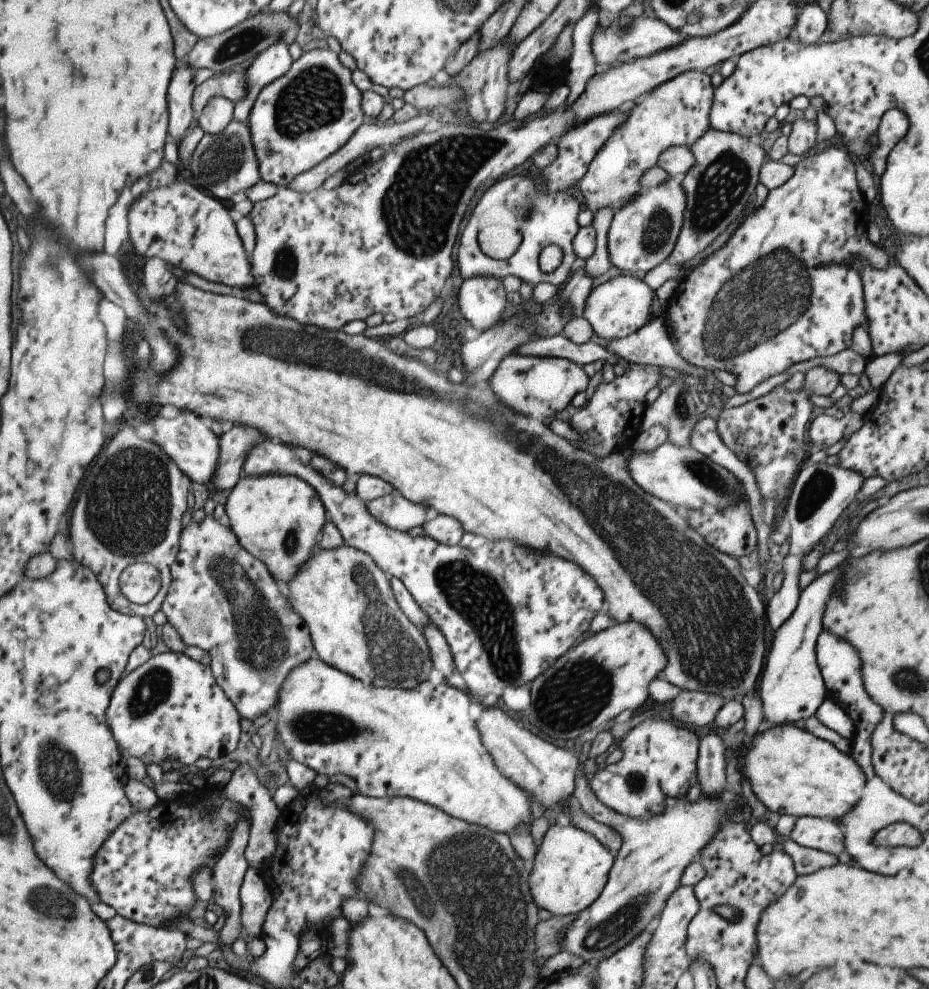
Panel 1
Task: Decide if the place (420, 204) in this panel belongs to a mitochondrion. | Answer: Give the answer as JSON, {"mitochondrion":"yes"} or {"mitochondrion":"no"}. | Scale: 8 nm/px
{"mitochondrion":"yes"}

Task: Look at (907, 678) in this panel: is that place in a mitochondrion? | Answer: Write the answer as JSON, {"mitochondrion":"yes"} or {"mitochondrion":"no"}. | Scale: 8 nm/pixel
{"mitochondrion":"yes"}

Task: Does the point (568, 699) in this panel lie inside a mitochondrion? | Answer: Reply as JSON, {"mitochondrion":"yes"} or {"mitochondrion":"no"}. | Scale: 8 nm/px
{"mitochondrion":"yes"}

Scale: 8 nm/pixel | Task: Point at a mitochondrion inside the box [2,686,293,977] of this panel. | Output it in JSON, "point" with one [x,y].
{"point":[61,774]}

